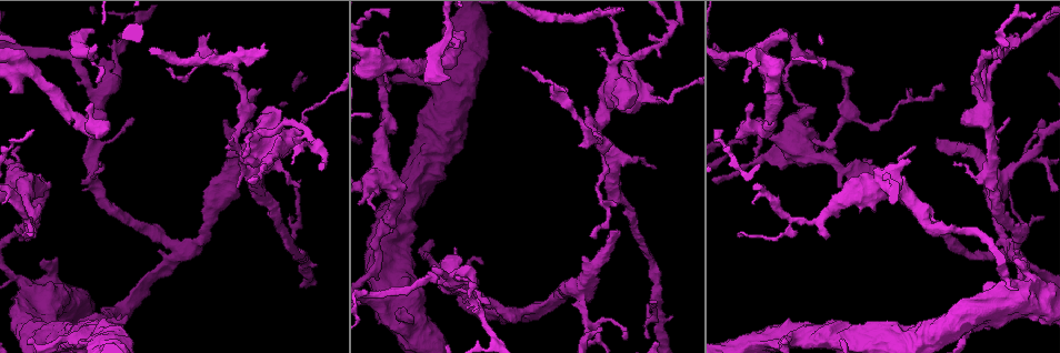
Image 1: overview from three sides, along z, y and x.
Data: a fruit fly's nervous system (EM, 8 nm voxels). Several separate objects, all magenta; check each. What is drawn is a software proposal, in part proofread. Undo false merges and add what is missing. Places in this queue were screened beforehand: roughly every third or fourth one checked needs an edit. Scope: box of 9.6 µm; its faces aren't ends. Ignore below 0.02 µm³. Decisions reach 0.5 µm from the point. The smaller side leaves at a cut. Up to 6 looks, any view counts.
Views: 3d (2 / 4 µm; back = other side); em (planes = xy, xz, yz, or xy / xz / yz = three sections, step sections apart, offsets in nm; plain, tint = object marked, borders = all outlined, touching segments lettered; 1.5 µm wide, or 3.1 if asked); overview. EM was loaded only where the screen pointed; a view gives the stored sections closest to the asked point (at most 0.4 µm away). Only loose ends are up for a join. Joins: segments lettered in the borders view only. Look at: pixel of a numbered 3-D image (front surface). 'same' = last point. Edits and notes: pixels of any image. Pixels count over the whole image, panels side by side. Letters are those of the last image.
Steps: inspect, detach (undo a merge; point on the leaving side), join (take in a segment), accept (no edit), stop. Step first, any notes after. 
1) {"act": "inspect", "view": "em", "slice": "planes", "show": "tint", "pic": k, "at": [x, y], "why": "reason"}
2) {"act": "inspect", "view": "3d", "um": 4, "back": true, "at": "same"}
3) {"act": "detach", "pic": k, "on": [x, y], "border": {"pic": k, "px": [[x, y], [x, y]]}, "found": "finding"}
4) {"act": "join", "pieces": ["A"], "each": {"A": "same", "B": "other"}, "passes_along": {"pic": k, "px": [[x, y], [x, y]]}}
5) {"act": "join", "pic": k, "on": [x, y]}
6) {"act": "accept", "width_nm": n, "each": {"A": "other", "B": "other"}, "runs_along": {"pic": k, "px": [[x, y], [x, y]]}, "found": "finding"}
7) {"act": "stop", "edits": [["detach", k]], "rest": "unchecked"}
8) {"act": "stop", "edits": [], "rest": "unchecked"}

{"act": "inspect", "view": "3d", "um": 2, "pic": 1, "at": [617, 233], "why": "an open end"}

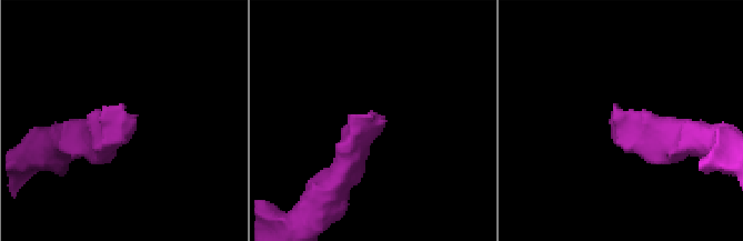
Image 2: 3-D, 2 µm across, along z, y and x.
{"act": "inspect", "view": "em", "slice": "planes", "show": "tint", "pic": 2, "at": [368, 118], "why": "need the tissue"}

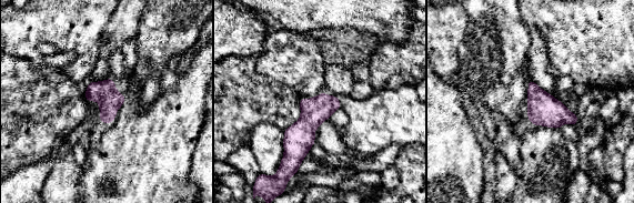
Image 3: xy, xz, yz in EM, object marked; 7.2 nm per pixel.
{"act": "inspect", "view": "em", "slice": "planes", "show": "borders", "at": "same"}

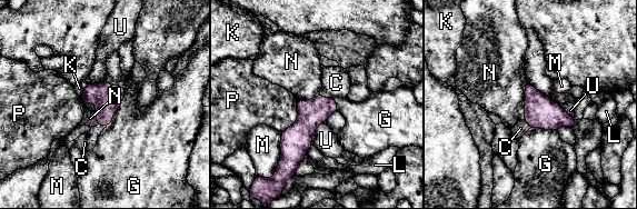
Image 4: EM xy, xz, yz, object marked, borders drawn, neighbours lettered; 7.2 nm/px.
{"act": "join", "pieces": ["C"], "longest_contact_nm": ["U", 440], "each": {"C": "same", "G": "other", "K": "other", "L": "other", "M": "other", "N": "other", "P": "other", "U": "other"}, "passes_along": {"pic": 4, "px": [[311, 113], [327, 98], [336, 82]]}, "found": "it goes on there"}

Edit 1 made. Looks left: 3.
{"act": "inspect", "view": "3d", "um": 2, "pic": 1, "at": [460, 281], "why": "thick end"}

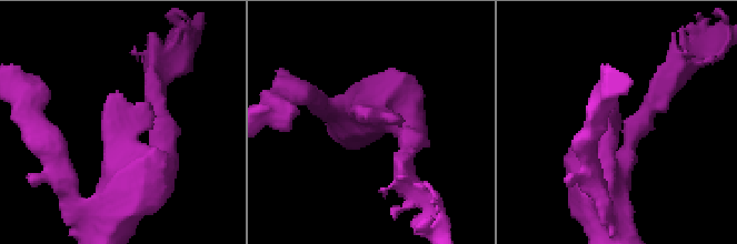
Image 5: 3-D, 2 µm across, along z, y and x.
{"act": "inspect", "view": "em", "slice": "yz", "step": 8, "show": "borders", "pic": 5, "at": [367, 119]}

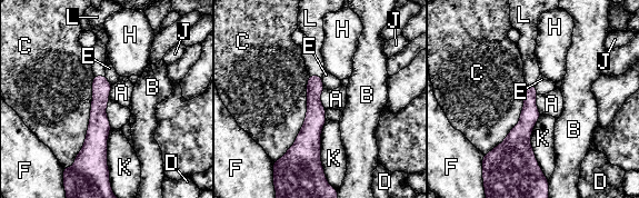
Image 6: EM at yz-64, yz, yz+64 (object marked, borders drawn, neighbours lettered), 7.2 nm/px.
{"act": "inspect", "view": "em", "slice": "planes", "show": "borders", "at": "same", "why": "cut it another way"}

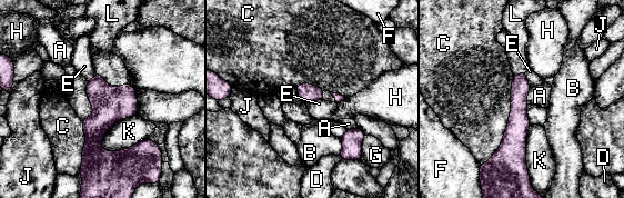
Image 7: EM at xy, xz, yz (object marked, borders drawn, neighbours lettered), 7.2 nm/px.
{"act": "join", "pieces": ["L"], "each": {"A": "other", "B": "other", "C": "other", "D": "other", "E": "other", "F": "other", "G": "other", "H": "other", "J": "other", "K": "other", "L": "same"}, "passes_along": {"pic": 7, "px": [[117, 104], [112, 87], [108, 65]]}, "found": "it goes on there"}

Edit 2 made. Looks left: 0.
{"act": "stop", "edits": [["join", 4], ["join", 7]], "rest": "unchecked"}

